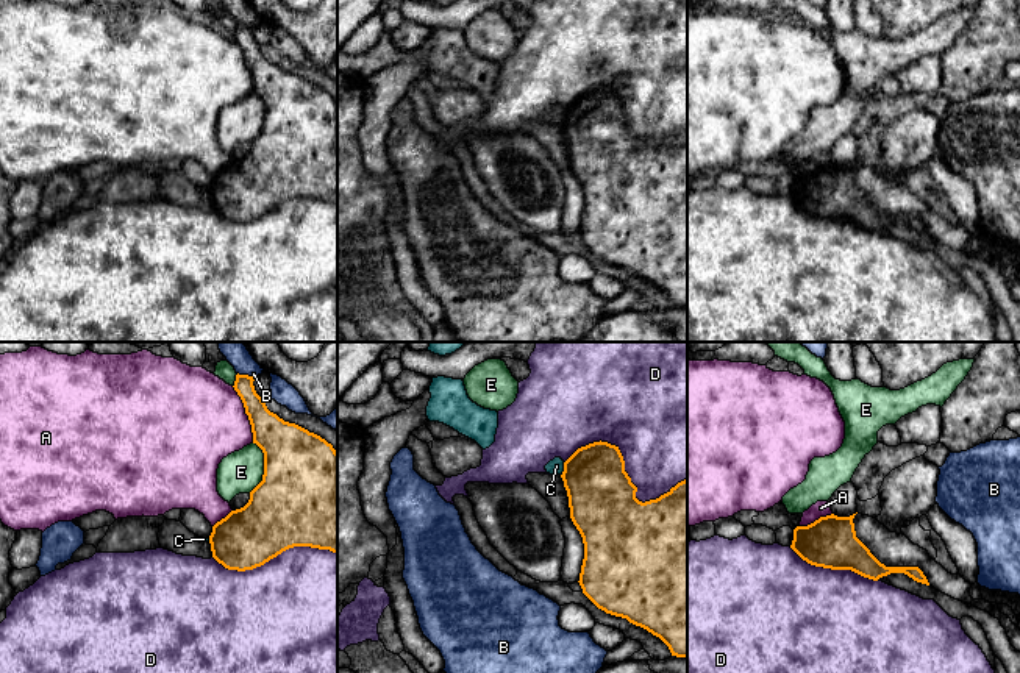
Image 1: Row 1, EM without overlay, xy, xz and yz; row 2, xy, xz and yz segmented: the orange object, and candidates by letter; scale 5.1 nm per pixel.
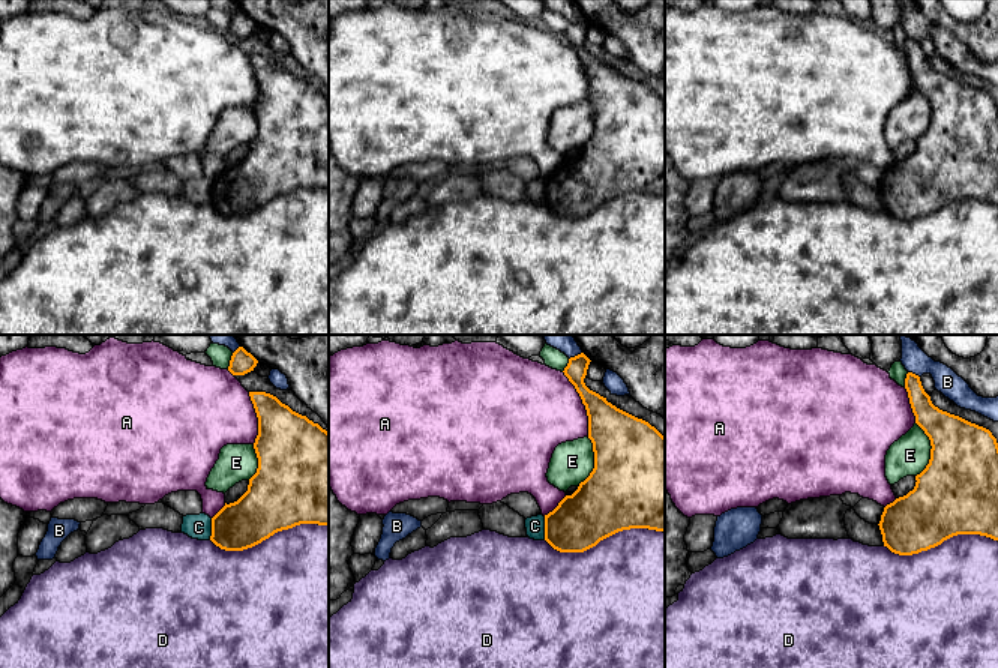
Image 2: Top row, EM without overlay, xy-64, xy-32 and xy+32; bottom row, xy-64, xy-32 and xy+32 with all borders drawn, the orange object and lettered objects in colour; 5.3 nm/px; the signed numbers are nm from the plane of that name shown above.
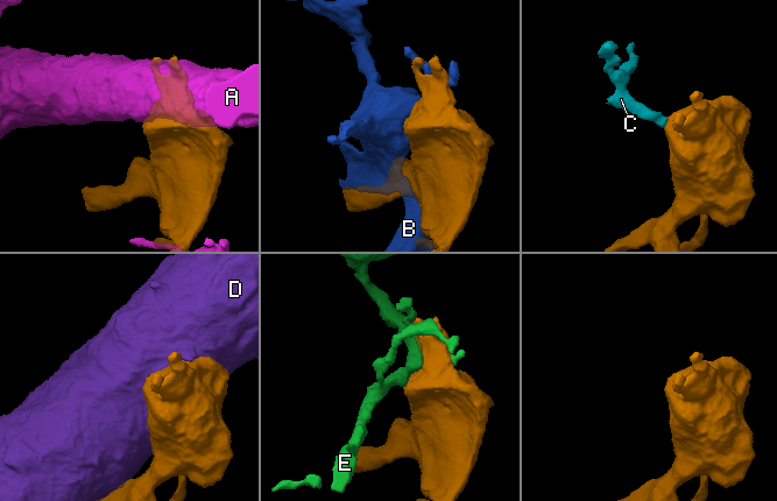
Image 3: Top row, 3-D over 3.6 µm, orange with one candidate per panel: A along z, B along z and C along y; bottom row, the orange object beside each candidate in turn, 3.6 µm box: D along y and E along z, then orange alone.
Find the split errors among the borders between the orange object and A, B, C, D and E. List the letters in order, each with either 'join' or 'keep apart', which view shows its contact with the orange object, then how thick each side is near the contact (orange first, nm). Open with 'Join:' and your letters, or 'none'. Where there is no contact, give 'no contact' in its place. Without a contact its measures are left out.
Join: none
A: keep apart; contact in xy; calibres 220 and 460 nm
B: keep apart; contact in xy; calibres 120 and 110 nm
C: keep apart; contact in xz; calibres 340 and 80 nm
D: keep apart; contact in xz; calibres 340 and 440 nm
E: keep apart; contact in xy; calibres 480 and 220 nm

